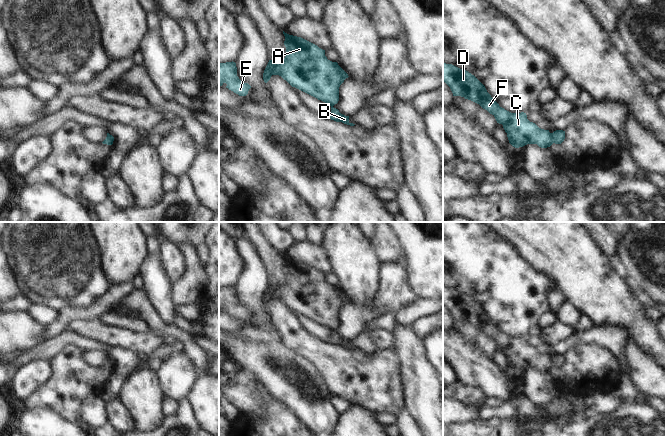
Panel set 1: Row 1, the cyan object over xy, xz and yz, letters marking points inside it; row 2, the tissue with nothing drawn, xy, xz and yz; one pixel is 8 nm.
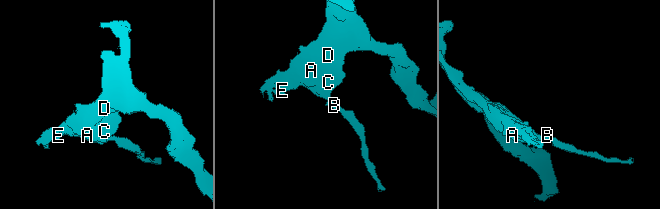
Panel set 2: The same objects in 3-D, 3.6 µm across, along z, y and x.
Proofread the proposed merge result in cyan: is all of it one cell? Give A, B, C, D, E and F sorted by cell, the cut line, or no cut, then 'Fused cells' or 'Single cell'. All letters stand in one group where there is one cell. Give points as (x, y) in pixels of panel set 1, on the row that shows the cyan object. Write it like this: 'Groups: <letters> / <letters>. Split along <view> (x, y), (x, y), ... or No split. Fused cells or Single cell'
Groups: A C D E F / B. Split along yz (550, 133), (553, 142). Fused cells

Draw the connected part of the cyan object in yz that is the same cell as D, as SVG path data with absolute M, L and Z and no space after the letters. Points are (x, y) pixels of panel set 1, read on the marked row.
M443 62L443 81L450 87L453 96L471 100L492 114L497 123L503 125L513 147L537 144L541 148L547 148L553 144L549 130L541 129L530 122L524 112L511 113L500 107L485 86L468 71Z

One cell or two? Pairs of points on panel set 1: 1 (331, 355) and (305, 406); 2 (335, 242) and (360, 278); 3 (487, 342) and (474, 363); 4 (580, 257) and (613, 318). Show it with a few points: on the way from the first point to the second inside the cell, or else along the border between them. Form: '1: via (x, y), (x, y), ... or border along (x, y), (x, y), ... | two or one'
1: border along (304, 359), (314, 367), (330, 395) | two
2: via (344, 251), (354, 261), (357, 269) | one
3: border along (463, 336), (492, 356) | two
4: via (583, 272), (589, 282), (610, 303) | one

